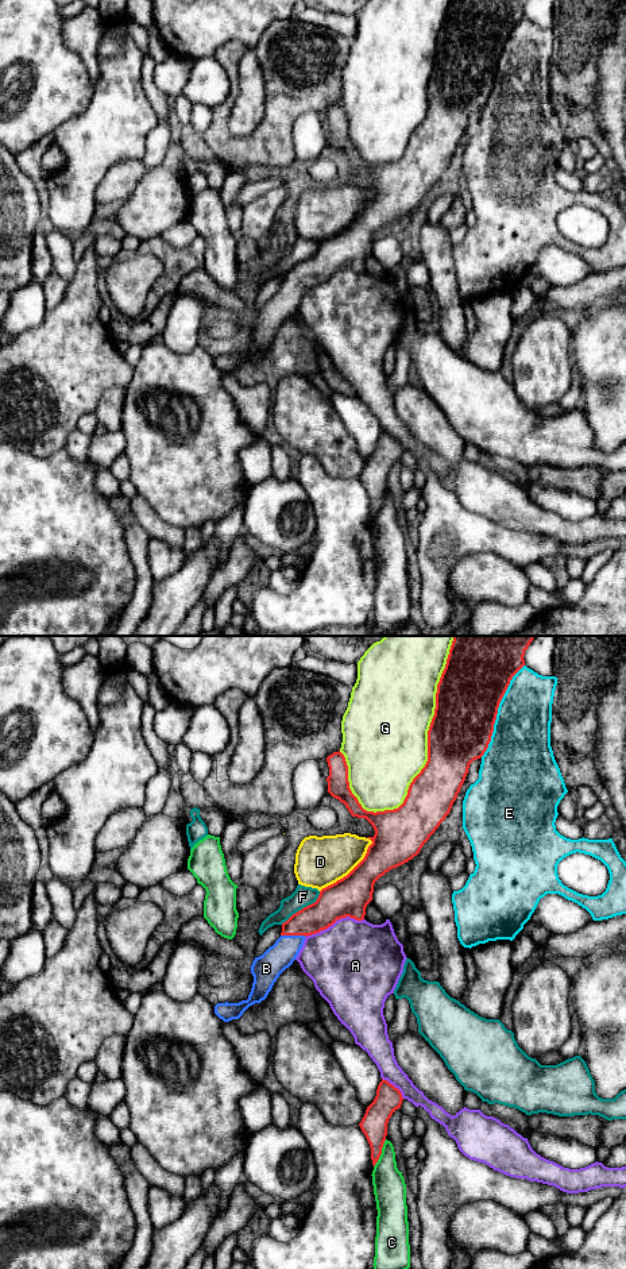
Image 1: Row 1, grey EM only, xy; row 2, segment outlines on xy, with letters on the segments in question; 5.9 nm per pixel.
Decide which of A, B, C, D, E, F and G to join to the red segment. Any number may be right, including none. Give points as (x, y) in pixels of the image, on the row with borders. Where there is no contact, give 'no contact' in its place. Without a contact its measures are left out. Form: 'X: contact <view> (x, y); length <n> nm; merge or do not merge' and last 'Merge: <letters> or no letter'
A: contact xy (335, 921); length 360 nm; do not merge
B: contact xy (293, 934); length 150 nm; merge
C: contact xy (381, 1153); length 180 nm; do not merge
D: contact xy (352, 870); length 440 nm; do not merge
E: contact xy (497, 710); length 600 nm; do not merge
F: contact xy (304, 907); length 300 nm; do not merge
G: contact xy (428, 739); length 1150 nm; do not merge
Merge: B

